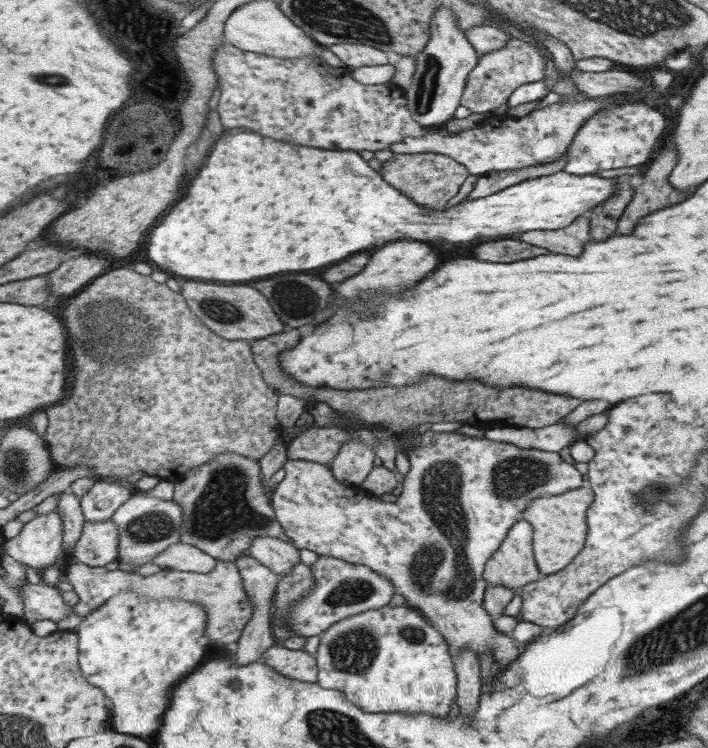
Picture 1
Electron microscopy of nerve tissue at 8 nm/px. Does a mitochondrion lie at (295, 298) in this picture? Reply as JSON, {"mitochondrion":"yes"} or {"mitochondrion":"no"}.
{"mitochondrion":"yes"}

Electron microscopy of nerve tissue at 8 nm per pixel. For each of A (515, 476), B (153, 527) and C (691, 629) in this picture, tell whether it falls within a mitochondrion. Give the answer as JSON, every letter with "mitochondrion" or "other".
{"A":"mitochondrion","B":"mitochondrion","C":"mitochondrion"}

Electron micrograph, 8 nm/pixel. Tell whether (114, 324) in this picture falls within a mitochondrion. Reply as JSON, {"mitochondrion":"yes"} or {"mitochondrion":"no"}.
{"mitochondrion":"yes"}

